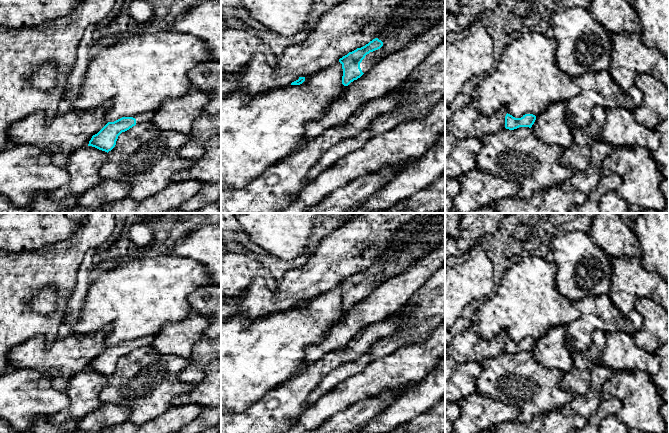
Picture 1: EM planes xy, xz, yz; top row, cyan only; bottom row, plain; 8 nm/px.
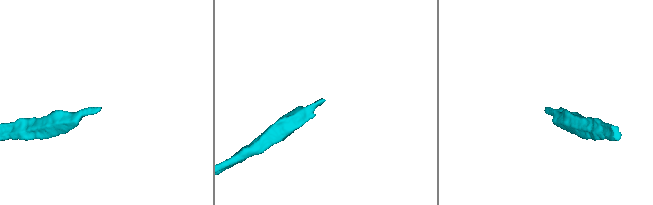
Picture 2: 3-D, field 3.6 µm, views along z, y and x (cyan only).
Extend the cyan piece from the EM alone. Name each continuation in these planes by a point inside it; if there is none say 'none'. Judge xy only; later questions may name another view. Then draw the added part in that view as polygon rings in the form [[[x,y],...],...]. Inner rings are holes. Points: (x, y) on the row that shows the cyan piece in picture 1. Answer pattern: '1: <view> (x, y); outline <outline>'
1: xy (143, 117); outline [[[150,111],[146,113],[137,114],[132,117],[136,119],[136,124],[140,124],[144,122],[151,122],[154,114],[155,114],[155,111]]]

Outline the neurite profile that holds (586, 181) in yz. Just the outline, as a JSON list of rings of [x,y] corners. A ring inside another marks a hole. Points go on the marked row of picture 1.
[[[595,139],[589,145],[590,162],[586,170],[575,172],[560,187],[564,191],[581,191],[585,194],[596,192],[598,183],[603,173],[601,170],[604,159],[610,155],[613,146]]]

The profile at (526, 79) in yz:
[[[528,31],[516,34],[513,41],[508,44],[501,53],[500,59],[493,69],[481,76],[481,80],[475,87],[472,95],[472,105],[484,115],[490,116],[500,107],[505,107],[507,113],[515,118],[525,114],[539,115],[549,104],[567,102],[580,94],[580,87],[572,81],[572,78],[564,73],[556,60],[557,42],[550,35]]]

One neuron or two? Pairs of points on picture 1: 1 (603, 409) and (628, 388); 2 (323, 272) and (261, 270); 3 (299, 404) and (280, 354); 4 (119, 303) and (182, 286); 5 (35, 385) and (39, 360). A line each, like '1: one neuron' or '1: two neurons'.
1: two neurons
2: two neurons
3: two neurons
4: one neuron
5: two neurons

